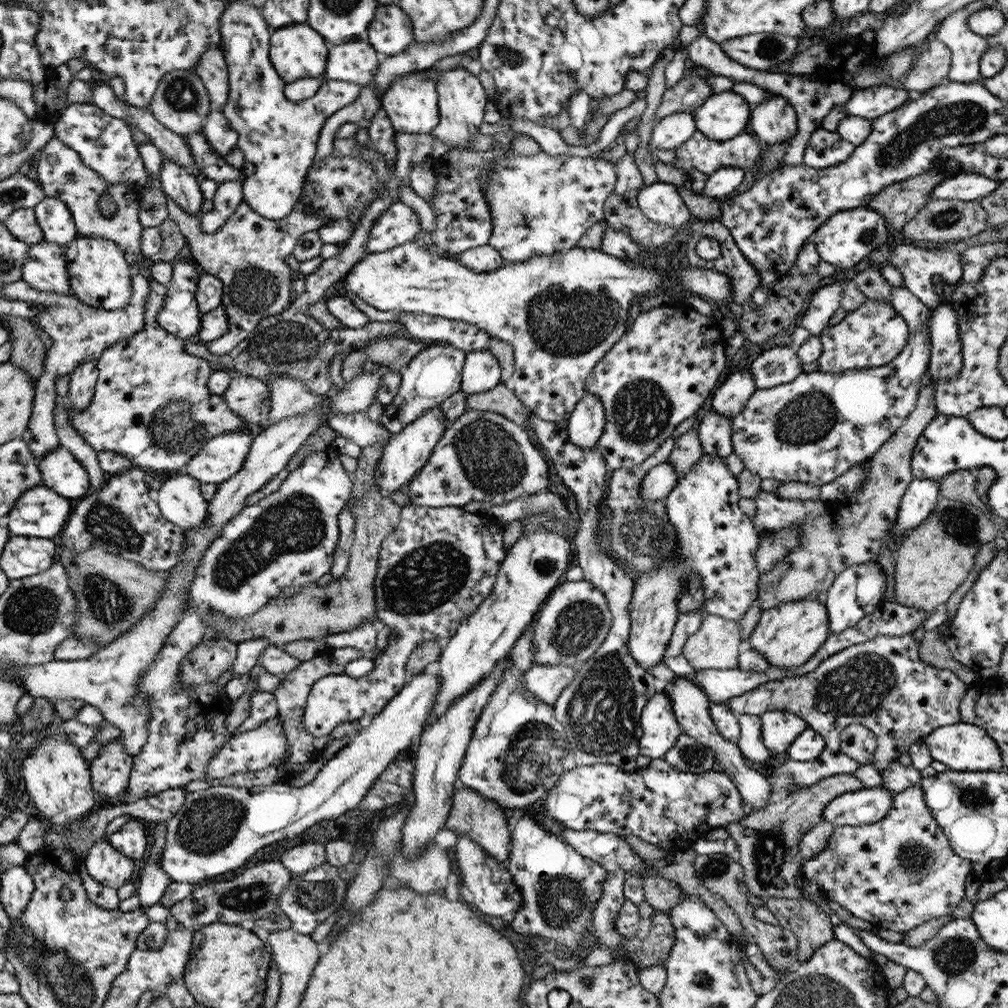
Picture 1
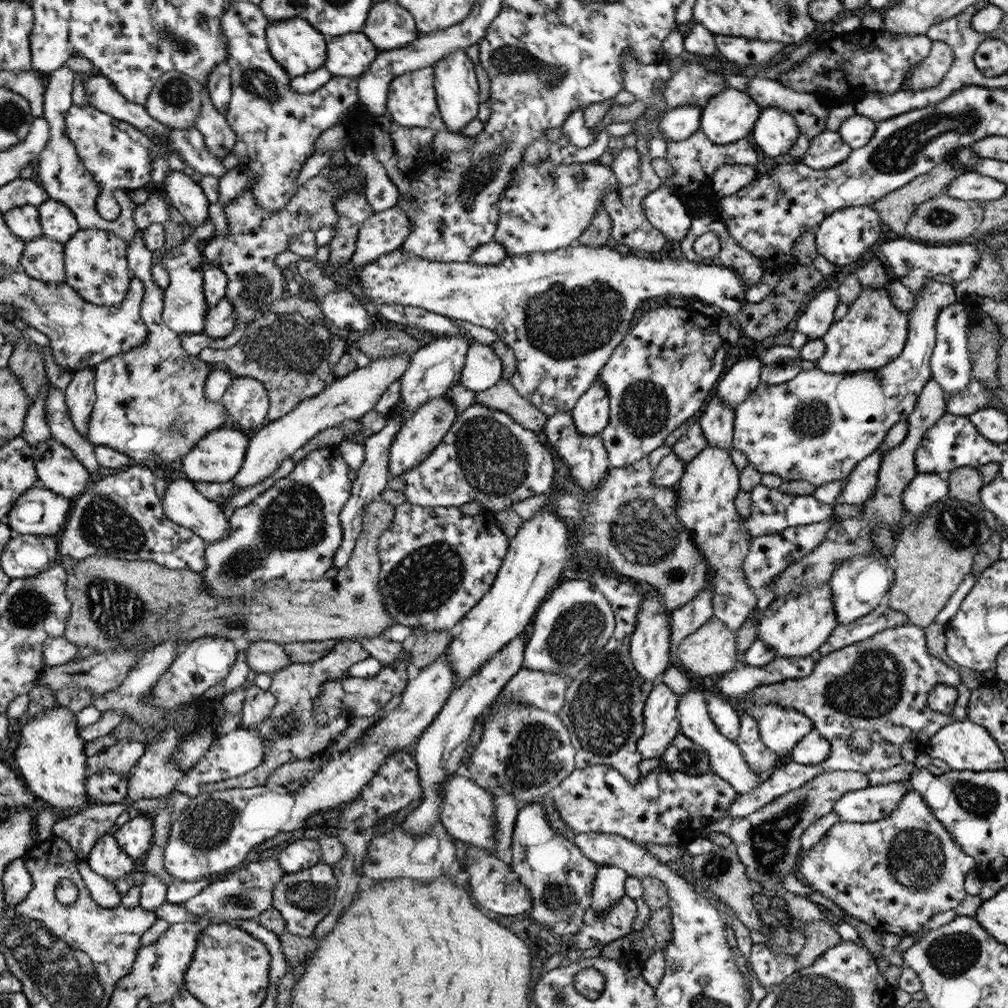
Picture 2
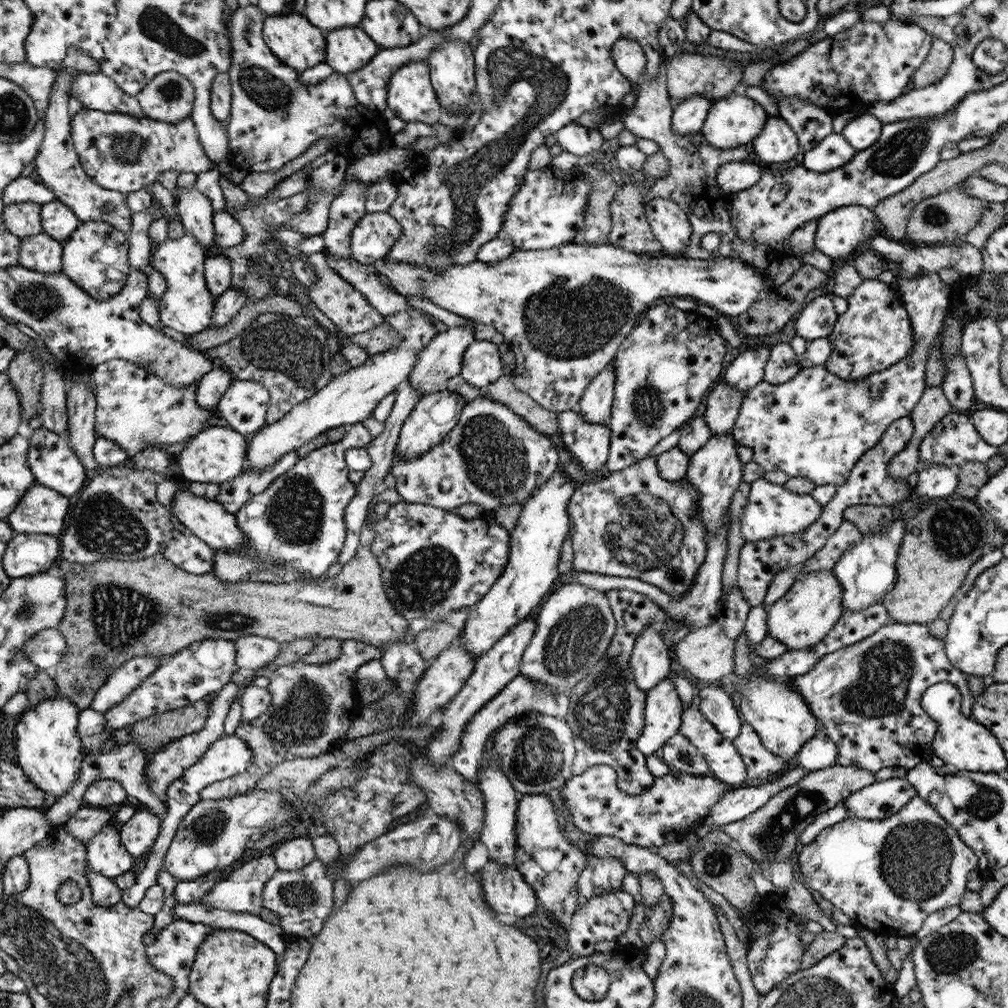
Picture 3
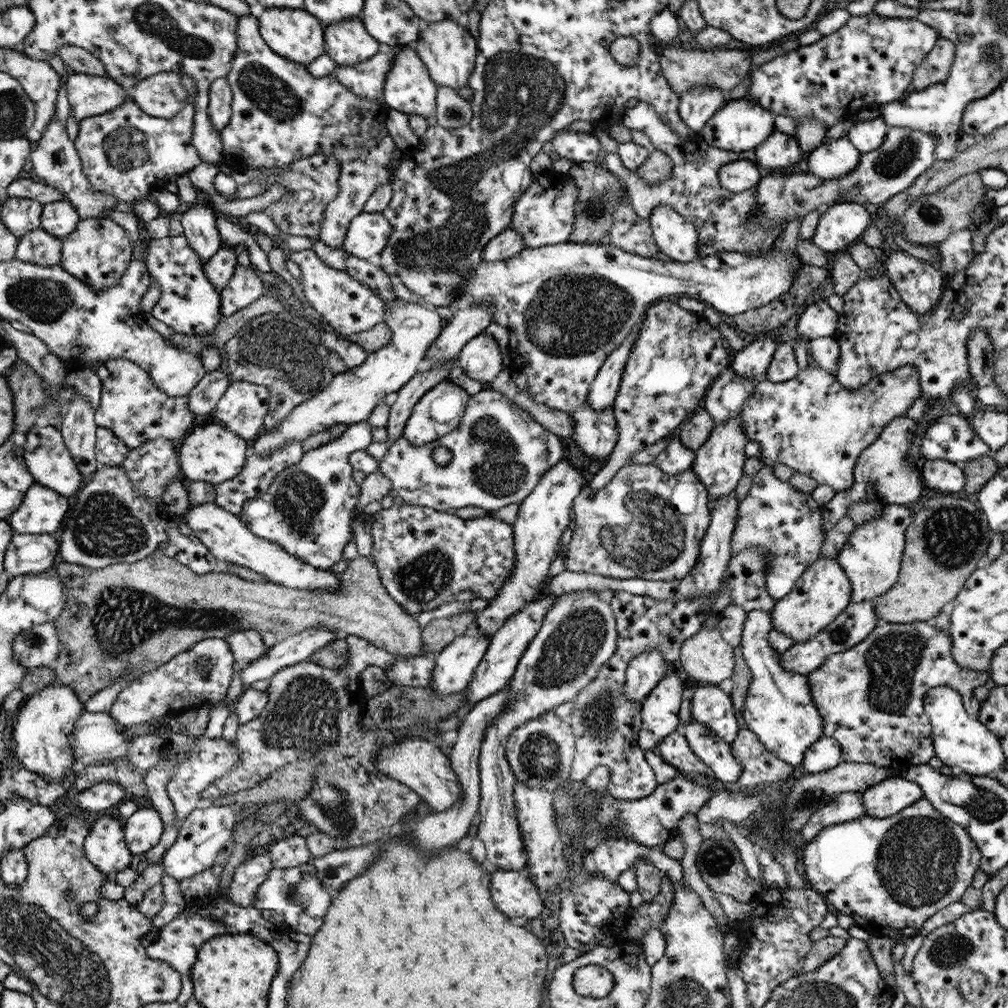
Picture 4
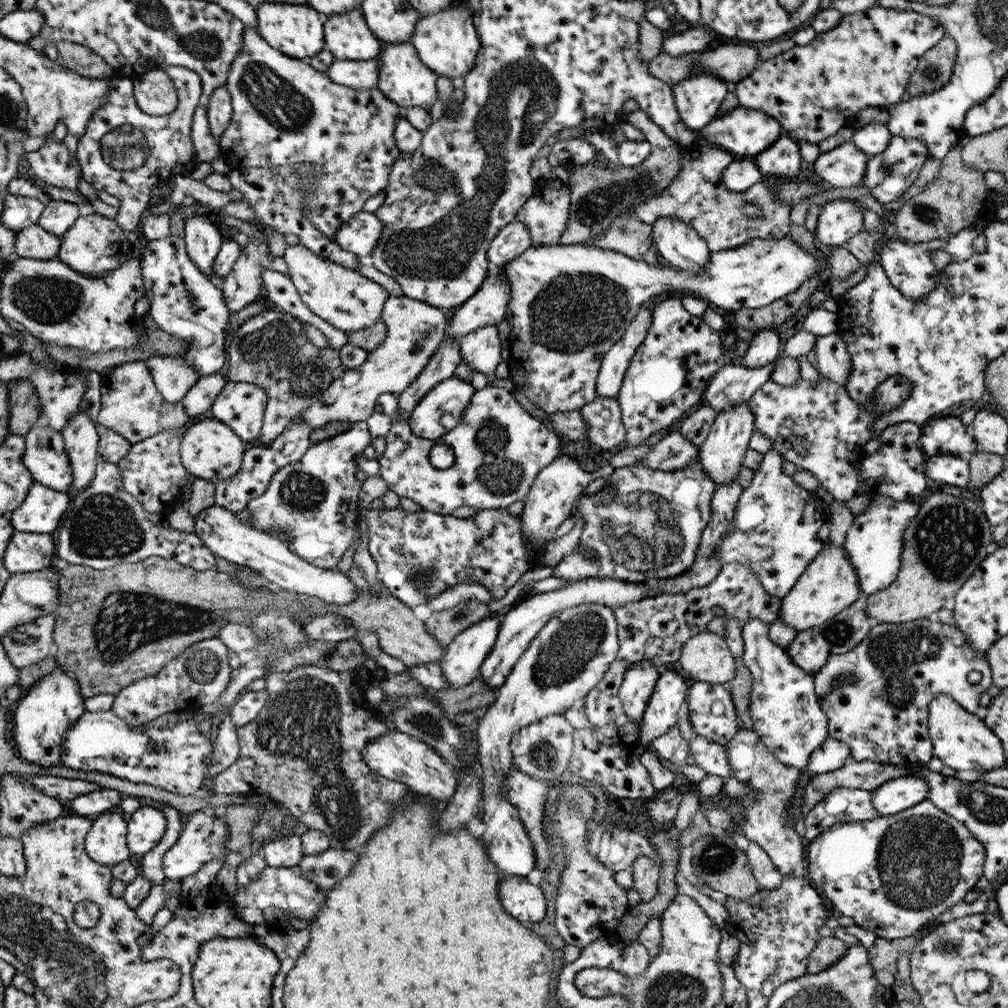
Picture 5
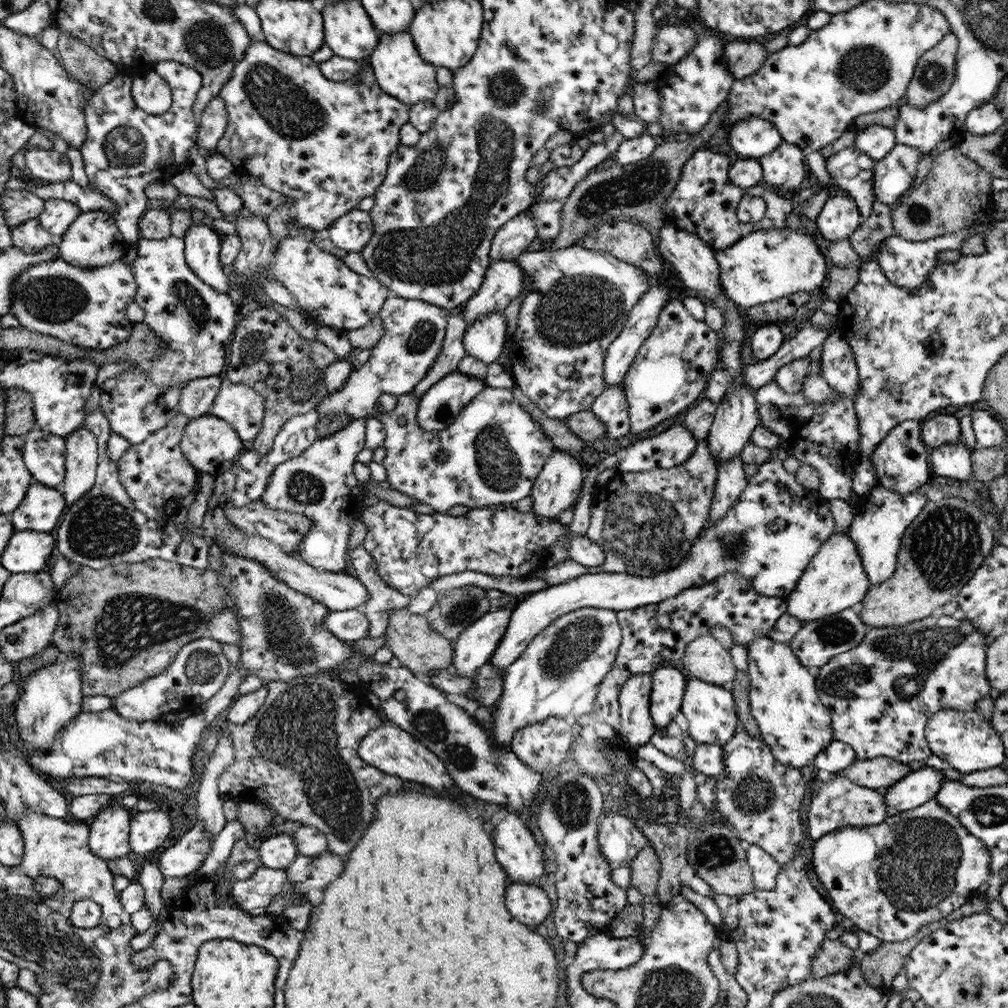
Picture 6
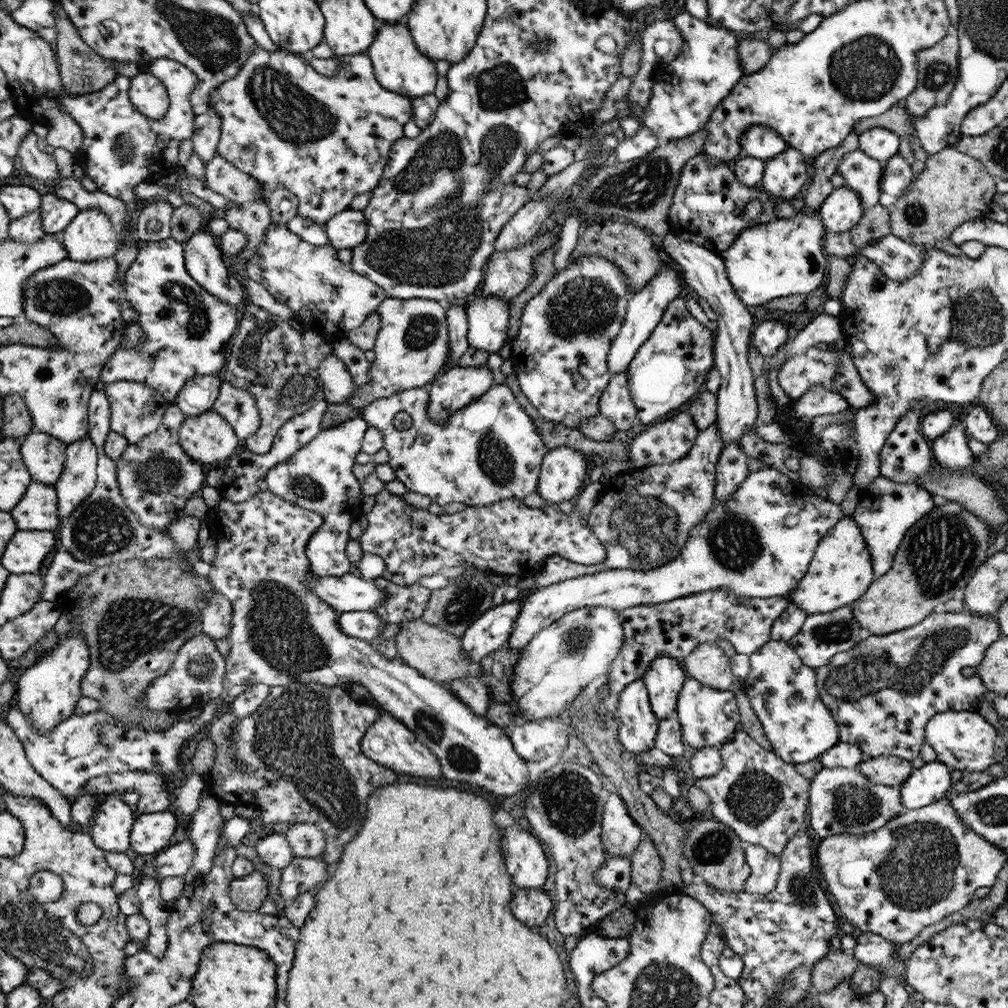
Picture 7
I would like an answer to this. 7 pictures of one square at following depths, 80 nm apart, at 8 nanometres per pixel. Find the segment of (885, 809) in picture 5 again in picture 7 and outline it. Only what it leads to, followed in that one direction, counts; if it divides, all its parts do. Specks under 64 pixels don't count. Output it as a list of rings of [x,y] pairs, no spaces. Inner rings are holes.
[[[939,760],[926,762],[919,769],[914,769],[908,780],[900,786],[900,800],[903,808],[916,809],[932,804],[934,801],[945,798],[953,785],[950,777],[952,769],[948,764],[944,764]]]

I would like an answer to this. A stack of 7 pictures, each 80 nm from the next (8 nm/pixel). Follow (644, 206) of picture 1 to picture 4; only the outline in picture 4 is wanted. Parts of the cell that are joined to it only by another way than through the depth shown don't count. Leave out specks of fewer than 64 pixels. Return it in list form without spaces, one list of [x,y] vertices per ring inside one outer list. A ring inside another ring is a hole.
[[[668,206],[658,207],[650,216],[654,240],[662,250],[664,258],[678,262],[694,262],[700,258],[700,234],[680,213]]]

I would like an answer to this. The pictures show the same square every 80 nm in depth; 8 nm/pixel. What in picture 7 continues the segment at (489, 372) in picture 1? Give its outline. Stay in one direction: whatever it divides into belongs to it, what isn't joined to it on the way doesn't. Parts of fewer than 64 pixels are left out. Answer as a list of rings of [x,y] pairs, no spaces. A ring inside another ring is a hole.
[[[480,292],[465,303],[469,346],[489,354],[498,352],[504,346],[506,330],[510,324],[508,304],[499,296],[483,296]]]

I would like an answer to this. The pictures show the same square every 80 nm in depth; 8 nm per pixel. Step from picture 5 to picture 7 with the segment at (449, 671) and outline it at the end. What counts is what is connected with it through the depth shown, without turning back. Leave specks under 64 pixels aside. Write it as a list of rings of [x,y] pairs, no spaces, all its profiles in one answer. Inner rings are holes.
[[[508,601],[489,608],[466,629],[461,636],[465,648],[466,659],[470,659],[474,667],[490,656],[494,650],[504,647],[514,630],[517,614],[521,611],[520,601]]]

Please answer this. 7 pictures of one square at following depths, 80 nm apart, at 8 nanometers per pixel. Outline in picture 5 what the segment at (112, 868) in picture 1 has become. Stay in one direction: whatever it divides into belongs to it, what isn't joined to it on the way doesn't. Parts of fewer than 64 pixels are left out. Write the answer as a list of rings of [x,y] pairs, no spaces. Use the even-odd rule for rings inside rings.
[[[102,813],[95,817],[86,836],[88,854],[100,864],[117,866],[130,858],[126,848],[126,820],[122,814]]]

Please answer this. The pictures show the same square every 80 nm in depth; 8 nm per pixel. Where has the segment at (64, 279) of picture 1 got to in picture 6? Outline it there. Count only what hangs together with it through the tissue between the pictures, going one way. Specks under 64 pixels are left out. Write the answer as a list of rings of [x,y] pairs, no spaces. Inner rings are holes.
[[[37,218],[27,220],[20,227],[16,226],[12,230],[13,247],[22,249],[24,253],[38,253],[46,248],[57,244],[57,237],[53,236],[48,230],[42,228]]]

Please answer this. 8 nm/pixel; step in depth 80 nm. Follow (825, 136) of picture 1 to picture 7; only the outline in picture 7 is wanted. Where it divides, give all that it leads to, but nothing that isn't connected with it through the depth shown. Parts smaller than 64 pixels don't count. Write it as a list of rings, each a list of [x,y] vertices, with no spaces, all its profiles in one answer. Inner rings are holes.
[[[860,149],[847,152],[839,160],[837,173],[844,177],[846,187],[858,193],[866,211],[879,204],[884,165],[885,161],[874,160]]]

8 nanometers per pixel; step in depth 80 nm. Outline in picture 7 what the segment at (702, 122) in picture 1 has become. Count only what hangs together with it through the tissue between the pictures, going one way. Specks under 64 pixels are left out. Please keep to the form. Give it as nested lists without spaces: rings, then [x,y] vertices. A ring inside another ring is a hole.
[[[756,123],[741,134],[742,155],[765,161],[767,158],[784,152],[789,144],[773,128]]]

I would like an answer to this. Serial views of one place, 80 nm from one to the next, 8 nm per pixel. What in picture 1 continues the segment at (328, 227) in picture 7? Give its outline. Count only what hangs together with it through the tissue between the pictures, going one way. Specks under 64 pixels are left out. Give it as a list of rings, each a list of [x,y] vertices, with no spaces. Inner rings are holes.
[[[404,202],[392,204],[375,221],[364,254],[378,254],[416,239],[421,228],[418,214]]]

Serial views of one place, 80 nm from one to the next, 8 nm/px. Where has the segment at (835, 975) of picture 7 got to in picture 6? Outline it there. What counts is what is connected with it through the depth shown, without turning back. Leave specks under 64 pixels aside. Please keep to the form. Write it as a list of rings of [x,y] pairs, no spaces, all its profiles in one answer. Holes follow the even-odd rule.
[[[826,939],[812,959],[812,978],[821,979],[823,976],[843,971],[858,962],[861,956],[858,950],[846,947],[838,939]]]

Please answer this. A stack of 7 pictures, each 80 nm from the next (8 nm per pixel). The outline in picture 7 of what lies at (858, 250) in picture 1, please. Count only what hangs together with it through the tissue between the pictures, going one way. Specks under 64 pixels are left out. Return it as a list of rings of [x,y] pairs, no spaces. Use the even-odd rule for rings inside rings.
[[[846,184],[834,189],[824,203],[819,207],[823,225],[828,233],[842,233],[850,231],[859,220],[864,217],[866,209],[856,191],[852,191]]]

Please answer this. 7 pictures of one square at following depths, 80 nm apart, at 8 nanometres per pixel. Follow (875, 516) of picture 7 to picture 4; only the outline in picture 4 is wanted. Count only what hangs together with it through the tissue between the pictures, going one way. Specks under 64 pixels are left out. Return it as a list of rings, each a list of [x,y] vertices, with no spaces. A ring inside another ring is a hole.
[[[883,504],[881,516],[856,524],[848,543],[836,557],[851,582],[851,602],[872,601],[888,592],[899,577],[901,558],[905,549],[905,530],[912,524],[914,514],[904,504]]]

